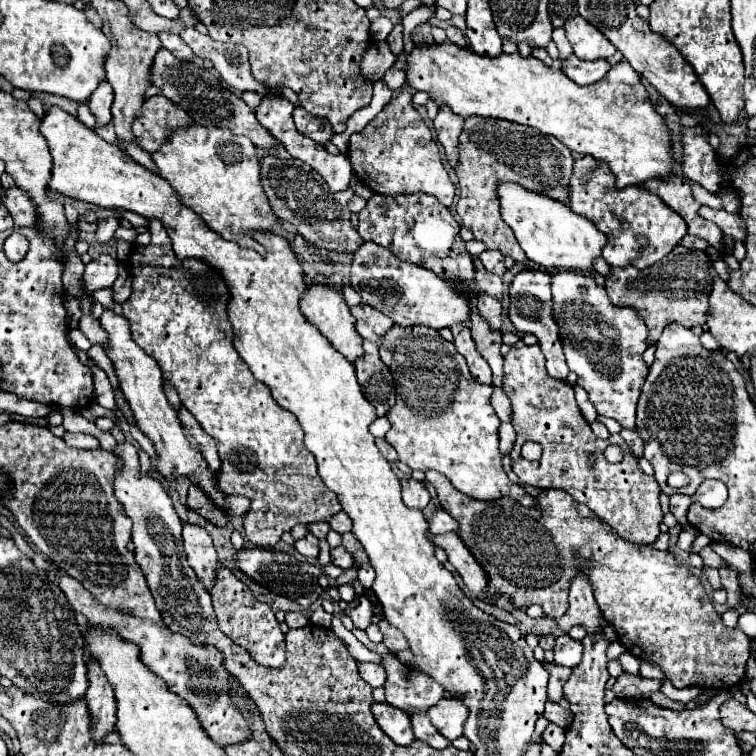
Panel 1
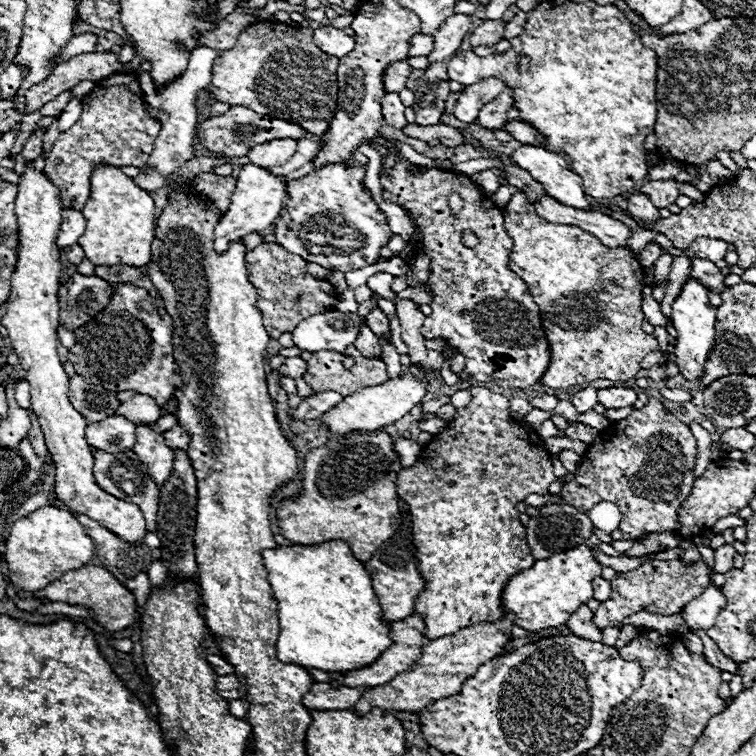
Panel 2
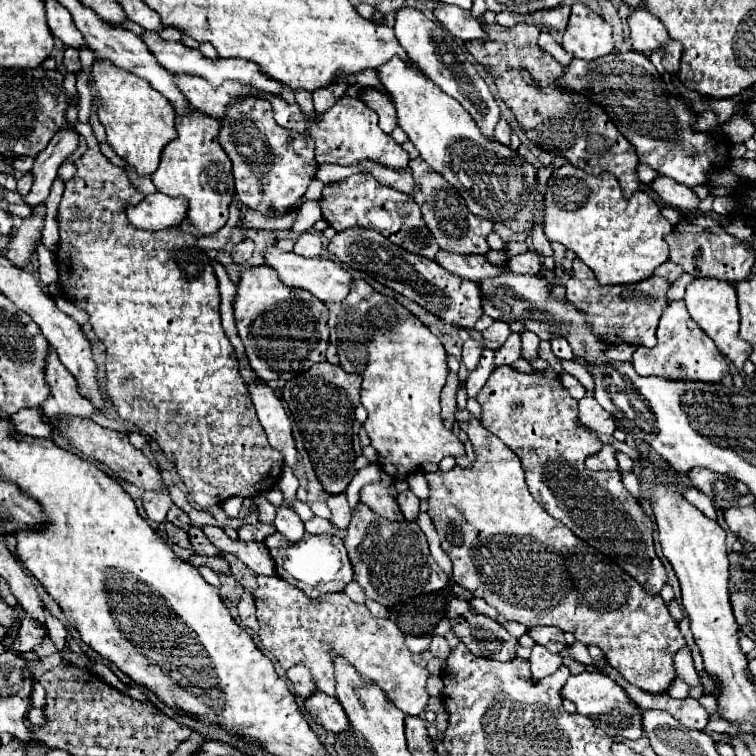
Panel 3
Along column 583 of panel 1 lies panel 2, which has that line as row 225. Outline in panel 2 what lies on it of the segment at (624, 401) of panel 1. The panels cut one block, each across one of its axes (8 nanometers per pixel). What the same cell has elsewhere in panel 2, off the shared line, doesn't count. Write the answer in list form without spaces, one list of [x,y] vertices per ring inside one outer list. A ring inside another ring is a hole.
[[[328,164],[328,166],[324,166],[322,170],[316,170],[316,172],[308,174],[308,176],[302,176],[302,178],[298,178],[298,180],[290,180],[290,182],[288,182],[288,200],[286,200],[286,204],[284,204],[284,212],[280,212],[278,220],[274,222],[276,244],[282,244],[282,248],[284,248],[286,252],[292,252],[292,254],[304,258],[306,262],[314,262],[314,264],[318,264],[318,266],[322,266],[322,268],[326,268],[326,270],[330,270],[330,272],[334,272],[334,270],[350,272],[350,270],[358,270],[358,268],[376,264],[376,260],[378,260],[378,256],[380,256],[380,246],[388,244],[392,232],[390,232],[390,228],[388,228],[388,222],[386,222],[384,214],[378,212],[376,202],[374,202],[368,194],[362,192],[362,180],[364,180],[364,170],[362,170],[358,164],[354,164],[352,168],[350,168],[350,166],[342,166],[342,164]]]

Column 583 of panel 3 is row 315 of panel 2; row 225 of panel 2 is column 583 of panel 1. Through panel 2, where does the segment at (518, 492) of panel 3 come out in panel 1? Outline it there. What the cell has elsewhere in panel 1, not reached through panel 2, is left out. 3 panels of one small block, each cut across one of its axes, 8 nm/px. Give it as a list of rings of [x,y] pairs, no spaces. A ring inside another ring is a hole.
[[[426,470],[426,482],[434,484],[442,508],[450,512],[454,520],[458,520],[458,536],[490,576],[494,592],[498,590],[500,594],[508,594],[518,608],[538,604],[550,618],[564,616],[568,610],[570,580],[576,572],[576,562],[572,556],[580,552],[590,574],[590,584],[594,588],[598,606],[630,654],[640,660],[658,664],[676,688],[700,686],[706,690],[726,690],[744,680],[746,660],[750,656],[750,638],[742,630],[726,628],[720,622],[720,616],[706,596],[702,582],[686,566],[676,564],[676,558],[670,552],[624,542],[604,520],[594,516],[590,508],[574,502],[564,490],[544,490],[538,496],[538,506],[526,508],[510,498],[494,502],[472,500],[460,494],[450,484],[450,480],[436,470]]]

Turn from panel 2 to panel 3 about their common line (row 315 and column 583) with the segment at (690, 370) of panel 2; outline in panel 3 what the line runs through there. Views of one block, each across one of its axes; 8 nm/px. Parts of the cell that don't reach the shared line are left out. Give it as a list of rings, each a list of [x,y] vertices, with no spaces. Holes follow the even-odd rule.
[[[582,672],[570,676],[562,688],[562,698],[574,702],[578,714],[594,720],[594,724],[598,724],[598,728],[602,728],[608,736],[622,736],[628,740],[636,740],[642,736],[642,716],[638,706],[634,706],[624,688],[610,680],[606,674]]]

